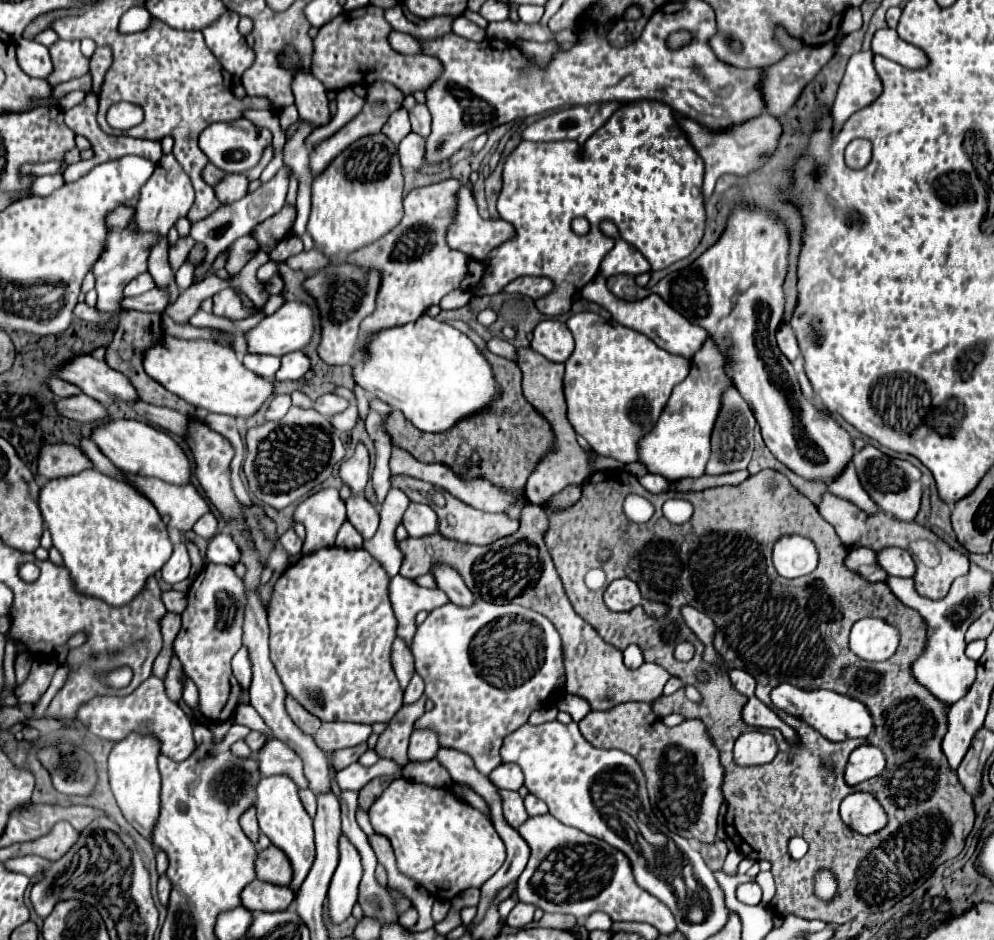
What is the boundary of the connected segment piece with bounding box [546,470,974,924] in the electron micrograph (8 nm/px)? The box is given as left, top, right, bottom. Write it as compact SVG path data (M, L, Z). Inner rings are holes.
M602 470L584 482L582 498L572 508L558 512L546 508L546 512L550 518L546 546L574 610L596 628L604 642L618 650L630 644L640 646L646 662L660 664L672 676L684 680L684 684L696 686L702 694L702 700L696 704L690 702L684 688L680 688L672 696L654 700L652 708L660 718L678 712L684 718L698 718L706 724L720 748L720 760L726 768L722 786L724 798L728 800L726 836L736 844L742 856L768 860L772 864L776 896L770 908L774 914L796 914L826 924L846 924L854 920L858 912L890 910L898 900L922 886L940 864L960 854L974 826L972 796L962 788L940 748L946 734L946 706L924 686L918 686L910 672L912 660L916 660L926 646L926 622L916 610L904 606L884 582L866 582L846 568L844 560L848 548L840 546L834 528L780 472L762 470L762 474L750 476L738 486L710 488L704 492L650 494L630 472ZM628 494L644 496L656 506L654 516L646 524L634 524L626 518L622 504ZM668 498L686 498L694 506L694 514L686 526L672 524L664 518L662 504ZM794 532L810 538L818 546L820 562L812 578L786 580L778 576L772 566L772 546L776 538ZM602 548L612 552L606 564L596 560ZM592 568L602 568L606 572L606 586L624 576L634 580L640 586L642 598L658 600L670 610L660 620L646 616L642 606L630 612L608 610L602 600L604 588L588 590L584 584L584 574ZM686 604L714 618L718 626L714 648L722 658L722 666L704 666L704 644L684 624L680 614L680 608ZM862 616L882 618L900 630L900 648L890 660L866 662L850 652L848 634ZM684 640L696 646L696 654L690 662L678 662L672 656L674 644ZM702 668L710 674L708 684L700 684L694 678L694 672ZM732 668L744 670L756 678L754 694L772 710L770 690L782 682L798 686L800 690L824 688L854 698L870 710L874 732L870 738L830 742L804 720L800 722L800 718L776 710L800 738L798 744L792 746L780 730L754 728L742 720L742 708L748 698L732 686L728 676ZM750 730L776 736L780 750L770 764L742 768L734 762L734 742L740 734ZM862 744L880 748L886 756L886 768L872 780L848 786L844 782L844 768L850 752ZM856 790L872 792L880 800L890 818L884 830L862 836L842 822L838 806L842 798ZM794 836L802 836L810 846L800 860L792 860L788 854L788 840ZM814 870L834 870L838 878L838 896L830 902L814 898Z

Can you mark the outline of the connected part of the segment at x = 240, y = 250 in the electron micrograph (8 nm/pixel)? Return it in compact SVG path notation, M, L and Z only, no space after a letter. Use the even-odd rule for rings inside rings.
M242 236L238 240L234 240L230 246L228 246L228 256L226 256L226 270L228 274L238 274L246 262L256 254L258 250L258 242L254 242L254 238L248 238L248 236Z

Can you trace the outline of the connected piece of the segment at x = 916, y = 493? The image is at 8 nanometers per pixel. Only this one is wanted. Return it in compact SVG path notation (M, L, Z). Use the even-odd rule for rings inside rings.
M866 446L862 452L854 454L852 458L856 472L860 476L860 484L864 490L870 494L870 498L878 504L878 508L886 514L892 514L898 520L914 522L918 510L920 510L920 500L922 500L922 482L920 482L920 470L906 462L906 460L896 460L890 456L884 456L878 448Z

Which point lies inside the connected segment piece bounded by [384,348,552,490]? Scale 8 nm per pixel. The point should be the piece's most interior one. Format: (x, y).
(511, 437)

